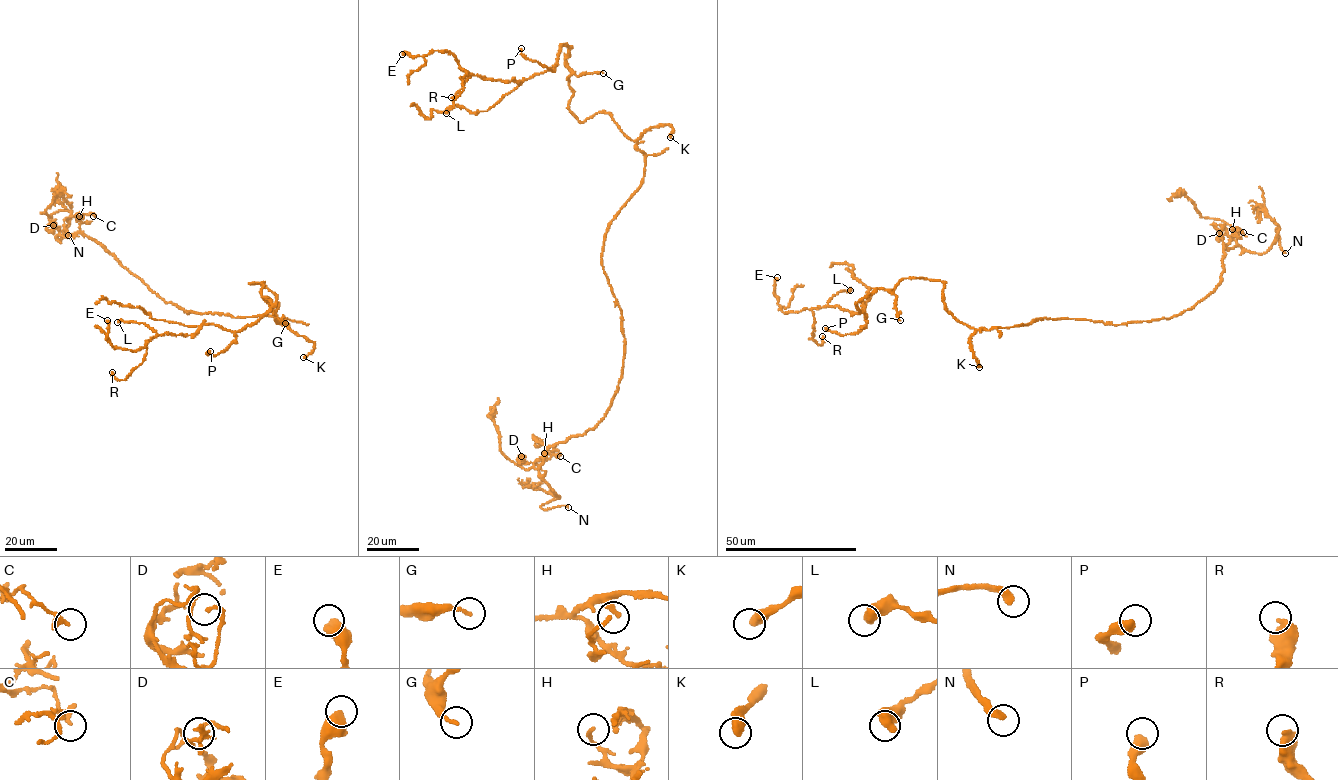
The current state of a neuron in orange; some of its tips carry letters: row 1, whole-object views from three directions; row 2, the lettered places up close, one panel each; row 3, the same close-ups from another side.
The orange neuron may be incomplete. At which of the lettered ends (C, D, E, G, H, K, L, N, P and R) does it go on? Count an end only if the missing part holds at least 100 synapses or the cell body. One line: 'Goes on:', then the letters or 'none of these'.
Goes on: N

